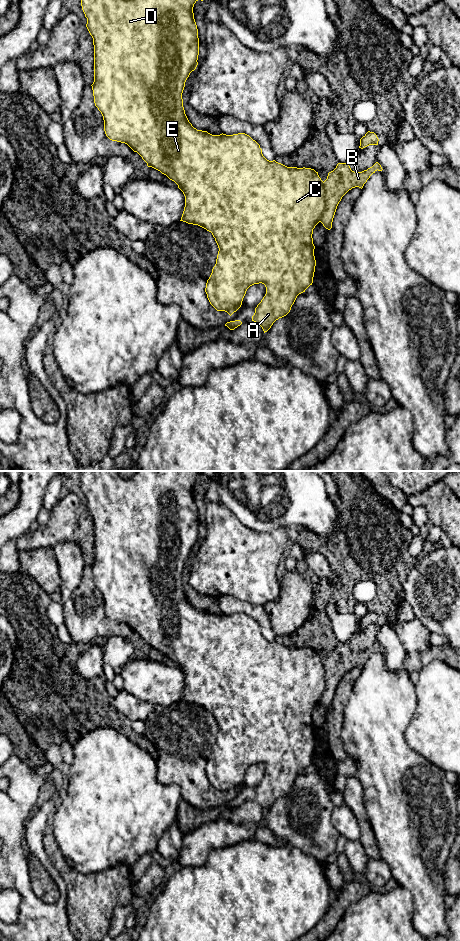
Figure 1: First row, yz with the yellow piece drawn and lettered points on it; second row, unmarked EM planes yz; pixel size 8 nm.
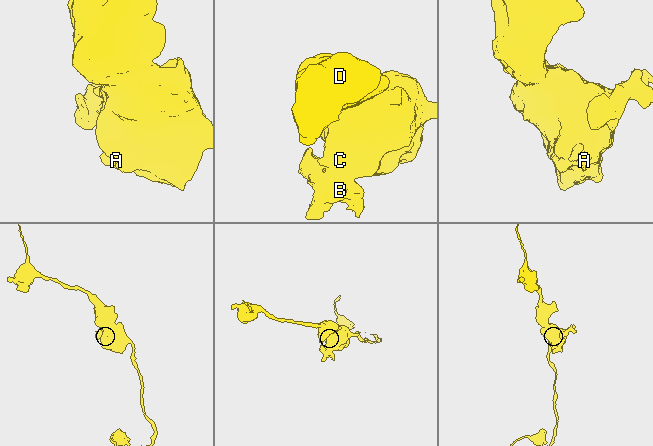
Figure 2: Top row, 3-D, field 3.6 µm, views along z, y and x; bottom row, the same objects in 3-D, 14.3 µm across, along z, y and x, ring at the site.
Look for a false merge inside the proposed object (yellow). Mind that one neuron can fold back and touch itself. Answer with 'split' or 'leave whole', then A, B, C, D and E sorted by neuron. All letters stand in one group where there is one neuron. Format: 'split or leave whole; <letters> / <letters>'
split; A C D E / B

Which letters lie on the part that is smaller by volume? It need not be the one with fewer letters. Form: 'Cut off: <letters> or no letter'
Cut off: B

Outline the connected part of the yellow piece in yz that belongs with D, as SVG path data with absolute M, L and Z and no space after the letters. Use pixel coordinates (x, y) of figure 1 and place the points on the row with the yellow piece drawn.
M81 0L82 10L87 18L86 27L93 38L94 45L94 82L91 85L94 96L94 103L101 112L104 120L104 131L106 136L112 140L127 144L134 152L137 152L147 163L170 180L174 181L185 196L185 207L180 221L188 224L198 225L211 232L218 245L219 251L216 264L207 280L205 292L210 304L217 311L225 311L230 316L242 305L247 289L262 283L266 287L266 294L255 308L252 321L259 324L264 333L267 332L273 323L286 316L297 296L312 285L315 272L316 260L314 256L315 246L313 244L313 229L320 222L325 209L325 189L323 181L314 169L287 167L275 160L267 160L260 145L245 133L233 135L212 135L207 131L197 130L189 122L183 107L182 93L185 82L190 73L198 65L199 38L198 29L194 19L193 7L198 0Z

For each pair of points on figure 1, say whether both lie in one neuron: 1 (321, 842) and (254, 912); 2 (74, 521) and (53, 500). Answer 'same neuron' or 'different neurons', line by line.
1: different neurons
2: different neurons

